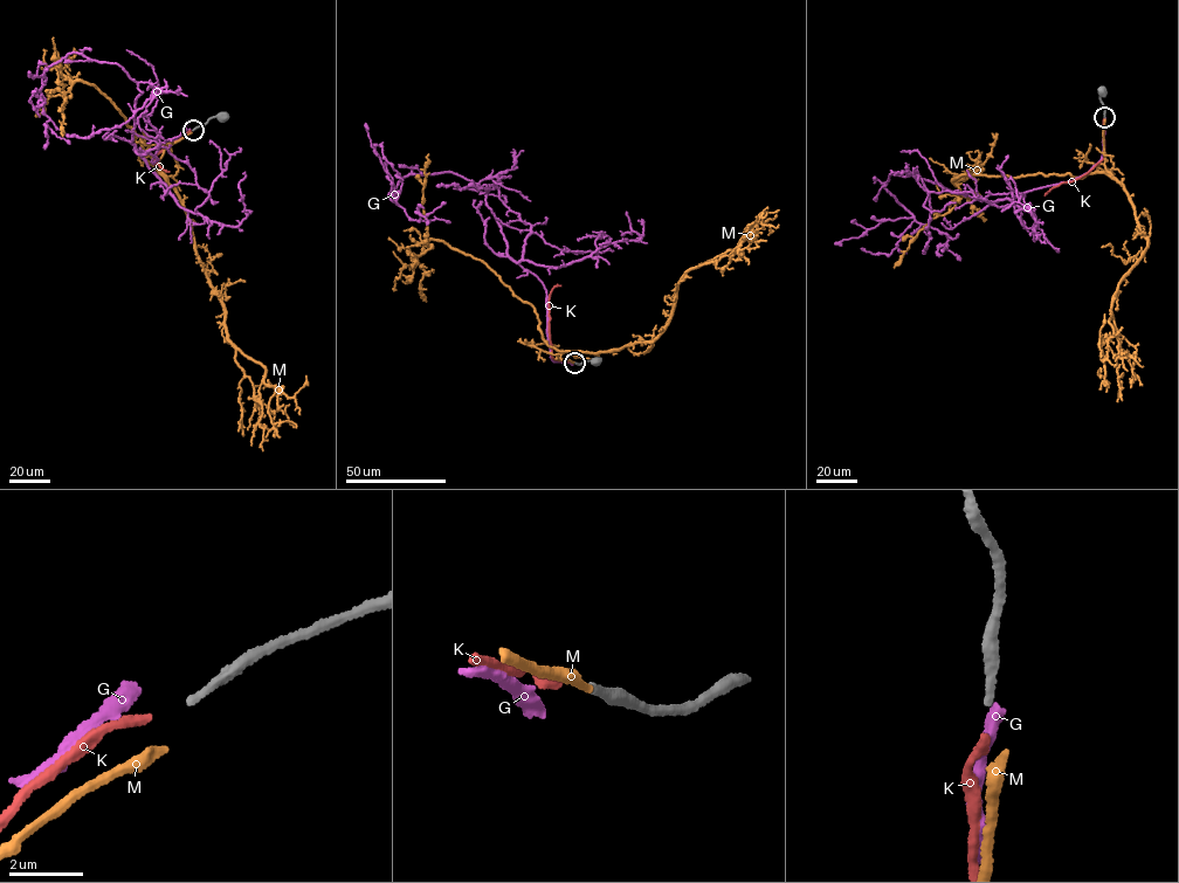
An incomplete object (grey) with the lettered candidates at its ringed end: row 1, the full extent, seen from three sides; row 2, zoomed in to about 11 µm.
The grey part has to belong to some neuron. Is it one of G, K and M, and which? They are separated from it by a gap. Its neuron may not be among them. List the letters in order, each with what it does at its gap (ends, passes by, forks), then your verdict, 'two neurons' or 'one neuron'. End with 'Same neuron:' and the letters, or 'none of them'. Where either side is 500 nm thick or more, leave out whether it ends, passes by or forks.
G: it ends; two neurons
K: it ends; one neuron
M: it ends; two neurons
Same neuron: K

